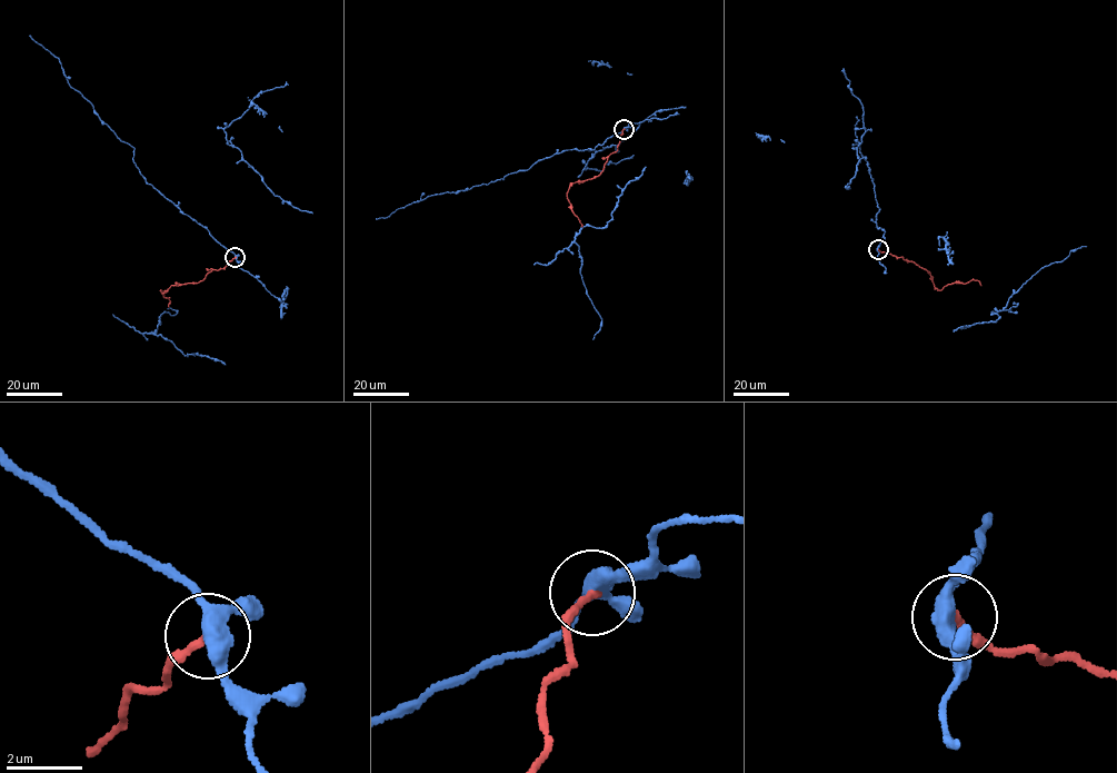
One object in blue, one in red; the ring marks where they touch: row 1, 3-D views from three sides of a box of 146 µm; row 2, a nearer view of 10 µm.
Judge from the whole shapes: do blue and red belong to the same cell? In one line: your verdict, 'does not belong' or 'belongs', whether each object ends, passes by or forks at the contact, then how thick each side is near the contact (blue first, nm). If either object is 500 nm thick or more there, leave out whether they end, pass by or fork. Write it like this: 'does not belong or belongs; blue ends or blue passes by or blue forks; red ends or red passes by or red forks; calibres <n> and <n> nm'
does not belong; blue forks; red ends; calibres 380 and 200 nm

